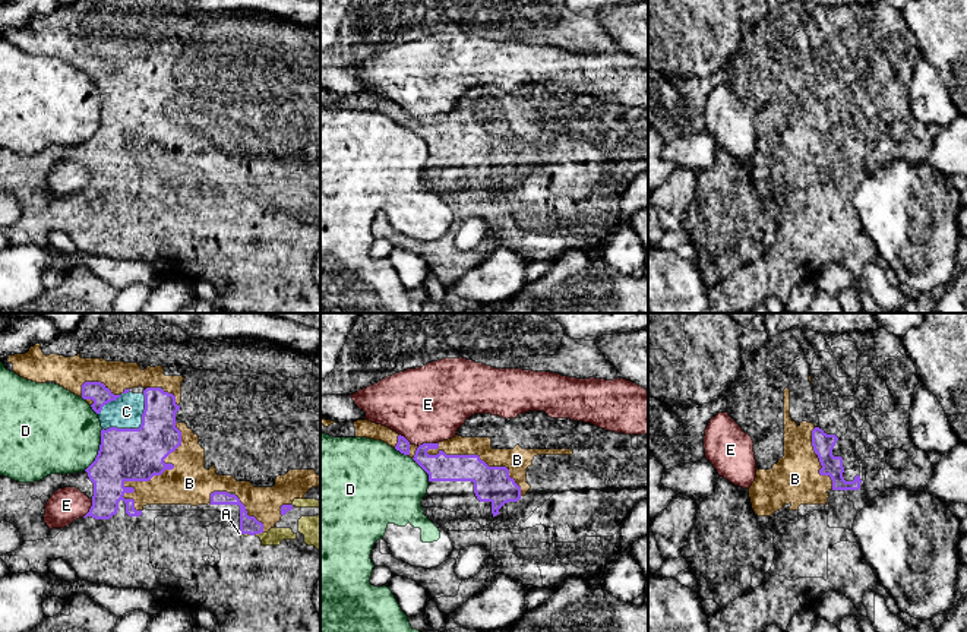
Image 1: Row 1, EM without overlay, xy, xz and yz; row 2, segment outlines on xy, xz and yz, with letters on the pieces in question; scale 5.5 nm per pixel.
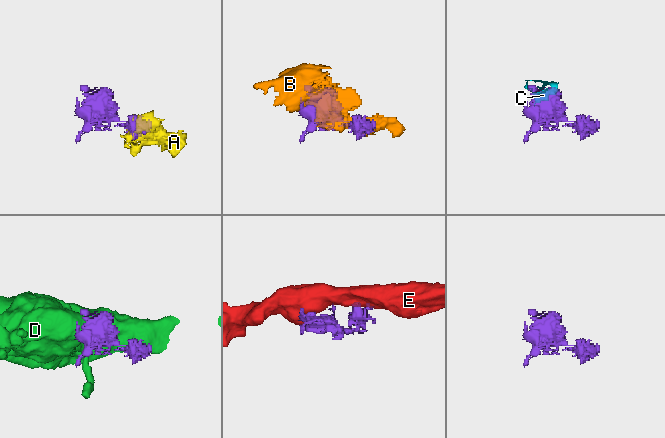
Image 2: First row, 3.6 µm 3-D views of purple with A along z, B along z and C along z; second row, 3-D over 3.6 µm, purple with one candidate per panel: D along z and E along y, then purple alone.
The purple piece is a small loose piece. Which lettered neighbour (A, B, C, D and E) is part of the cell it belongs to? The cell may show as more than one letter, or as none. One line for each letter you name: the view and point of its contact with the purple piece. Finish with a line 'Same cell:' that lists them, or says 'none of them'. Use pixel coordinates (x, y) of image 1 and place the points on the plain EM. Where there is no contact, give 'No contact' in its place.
A: Touches purple at xy (258, 205)
B: Touches purple at xy (152, 148)
C: Touches purple at xy (136, 101)
Same cell: A, B, C

